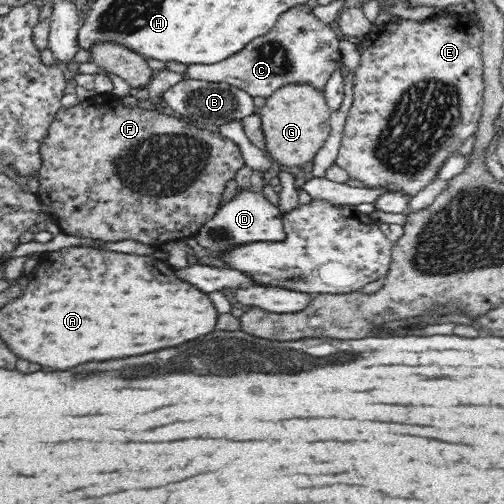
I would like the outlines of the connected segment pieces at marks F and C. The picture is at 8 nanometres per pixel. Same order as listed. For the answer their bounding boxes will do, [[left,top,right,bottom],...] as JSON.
[[36,93,245,247],[146,7,341,104]]

